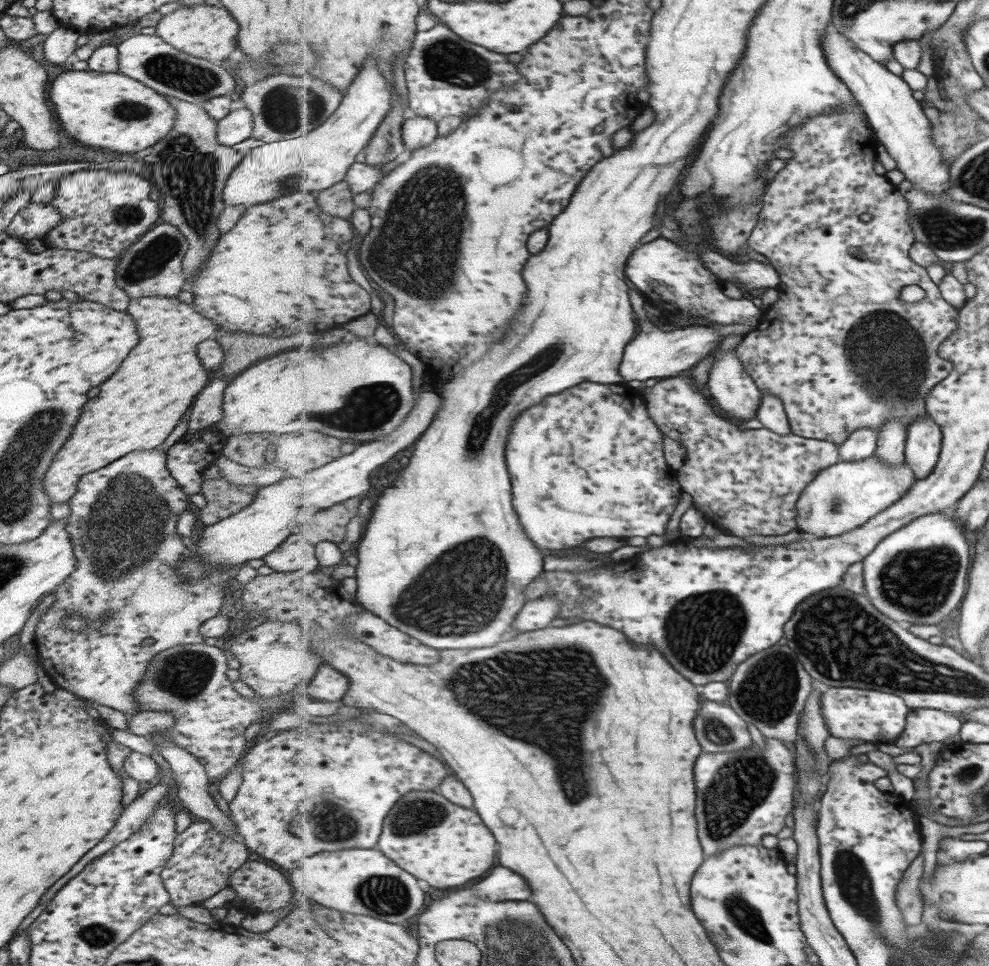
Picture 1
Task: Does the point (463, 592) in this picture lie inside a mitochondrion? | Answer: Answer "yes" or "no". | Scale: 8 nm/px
yes

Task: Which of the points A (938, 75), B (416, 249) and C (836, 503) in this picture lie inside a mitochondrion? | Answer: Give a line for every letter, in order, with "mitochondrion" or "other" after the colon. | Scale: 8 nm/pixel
A: other
B: mitochondrion
C: mitochondrion

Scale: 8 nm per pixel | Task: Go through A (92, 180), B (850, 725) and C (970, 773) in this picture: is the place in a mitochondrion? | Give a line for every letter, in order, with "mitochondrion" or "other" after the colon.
A: other
B: other
C: mitochondrion

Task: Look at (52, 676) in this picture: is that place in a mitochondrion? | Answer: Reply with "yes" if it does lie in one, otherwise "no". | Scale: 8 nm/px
no

